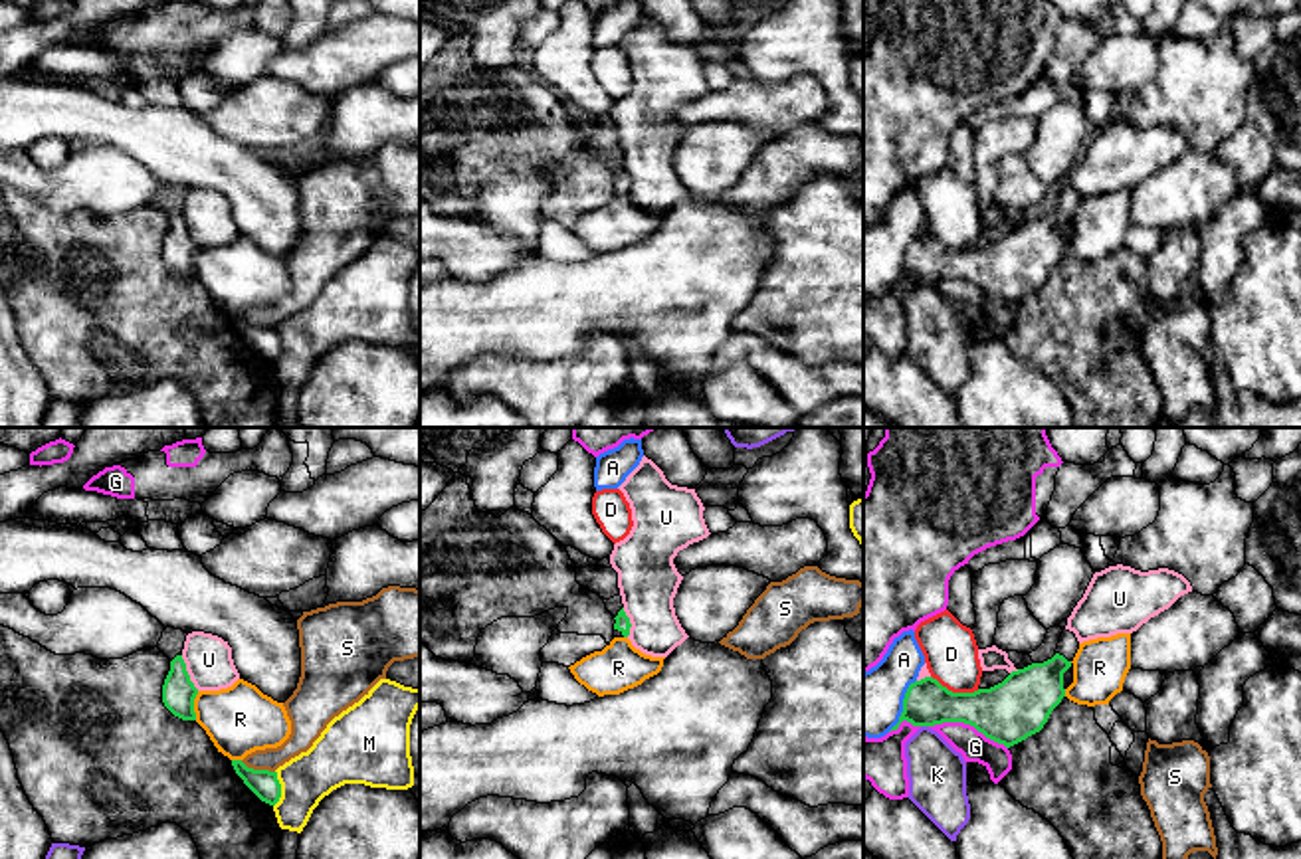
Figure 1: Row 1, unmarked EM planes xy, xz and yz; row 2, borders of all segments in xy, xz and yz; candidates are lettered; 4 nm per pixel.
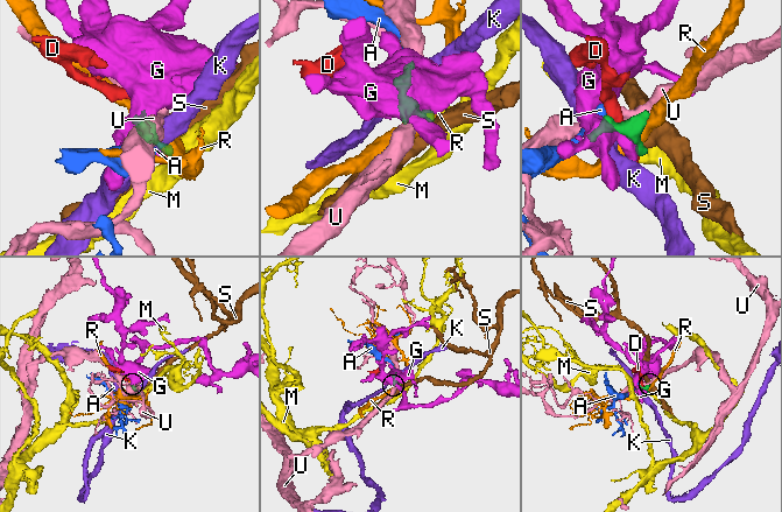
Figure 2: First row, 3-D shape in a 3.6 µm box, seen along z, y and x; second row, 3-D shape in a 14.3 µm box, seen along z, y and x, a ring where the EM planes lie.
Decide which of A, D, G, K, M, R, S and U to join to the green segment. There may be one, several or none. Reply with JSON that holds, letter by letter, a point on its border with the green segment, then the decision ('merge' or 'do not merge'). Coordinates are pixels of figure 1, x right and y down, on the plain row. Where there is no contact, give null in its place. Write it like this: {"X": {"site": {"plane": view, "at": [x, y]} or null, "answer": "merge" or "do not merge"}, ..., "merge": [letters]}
{"A": {"site": {"plane": "yz", "at": [903, 262]}, "answer": "do not merge"}, "D": {"site": {"plane": "yz", "at": [955, 250]}, "answer": "do not merge"}, "G": {"site": {"plane": "yz", "at": [969, 280]}, "answer": "do not merge"}, "K": {"site": {"plane": "yz", "at": [925, 282]}, "answer": "do not merge"}, "M": {"site": {"plane": "xy", "at": [280, 345]}, "answer": "do not merge"}, "R": {"site": {"plane": "xy", "at": [193, 262]}, "answer": "do not merge"}, "S": {"site": {"plane": "xy", "at": [258, 327]}, "answer": "do not merge"}, "U": {"site": {"plane": "xy", "at": [187, 230]}, "answer": "do not merge"}, "merge": []}

